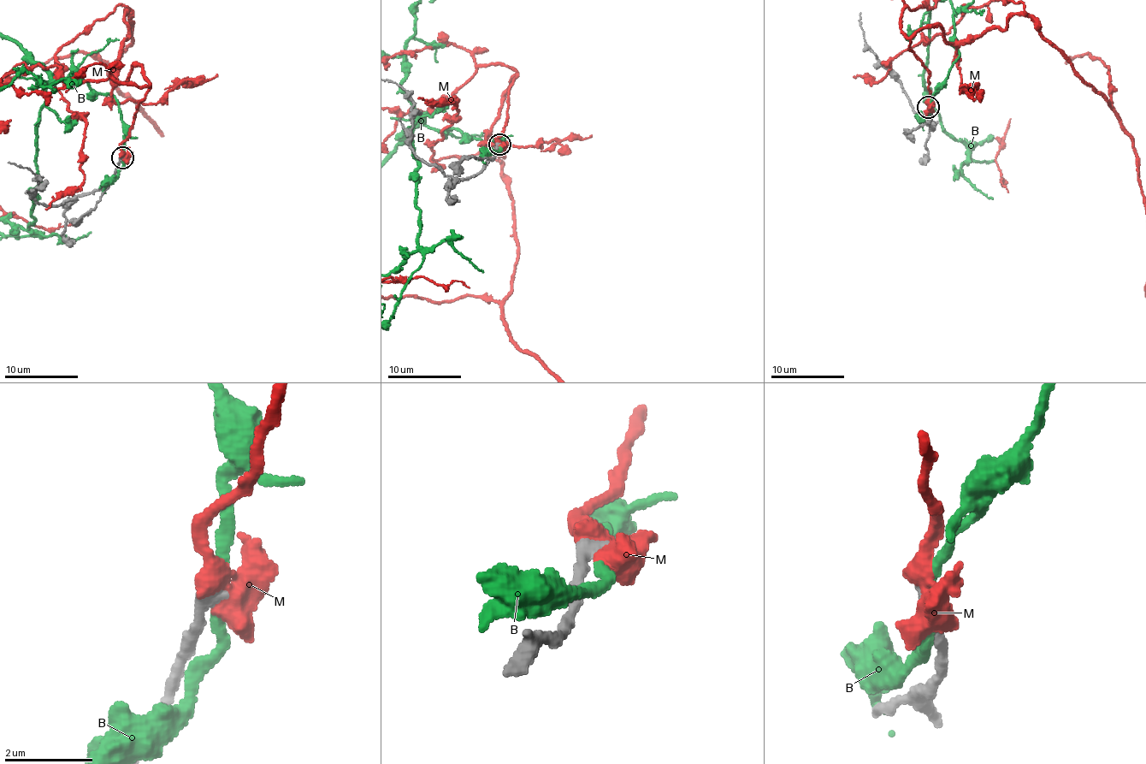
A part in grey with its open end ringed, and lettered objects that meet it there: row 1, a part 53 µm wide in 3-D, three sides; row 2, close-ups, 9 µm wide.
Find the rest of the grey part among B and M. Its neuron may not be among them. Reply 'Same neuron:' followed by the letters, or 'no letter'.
Same neuron: M

